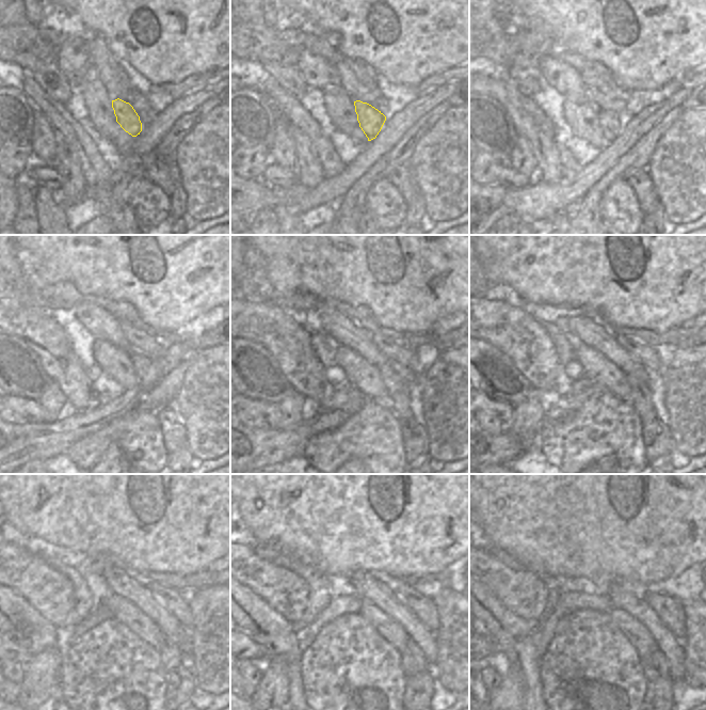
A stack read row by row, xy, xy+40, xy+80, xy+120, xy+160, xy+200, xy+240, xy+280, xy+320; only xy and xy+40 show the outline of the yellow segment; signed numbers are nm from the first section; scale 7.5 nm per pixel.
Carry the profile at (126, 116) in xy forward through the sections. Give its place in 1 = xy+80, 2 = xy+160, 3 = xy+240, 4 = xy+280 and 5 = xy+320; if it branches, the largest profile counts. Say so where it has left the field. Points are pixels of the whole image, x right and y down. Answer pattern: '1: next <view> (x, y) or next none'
1: next xy+80 (611, 123)
2: next xy+160 (394, 375)
3: next xy+240 (171, 655)
4: next xy+280 (414, 661)
5: next xy+320 (655, 665)

